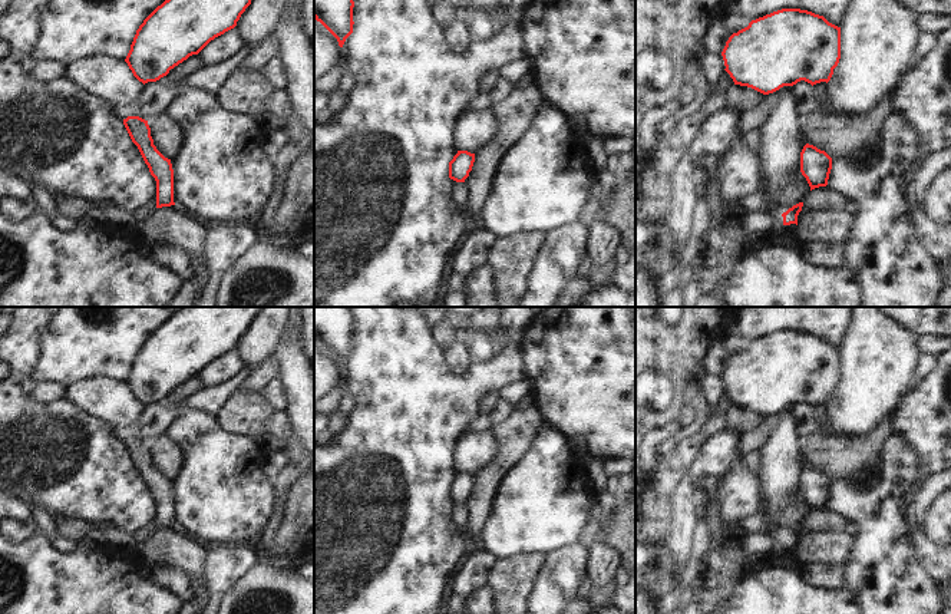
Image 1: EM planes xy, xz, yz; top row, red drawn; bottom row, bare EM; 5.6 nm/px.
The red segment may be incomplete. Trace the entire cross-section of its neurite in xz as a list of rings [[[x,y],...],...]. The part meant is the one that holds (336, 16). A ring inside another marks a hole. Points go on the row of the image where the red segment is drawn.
[[[314,0],[314,19],[320,22],[343,47],[353,33],[353,0]]]

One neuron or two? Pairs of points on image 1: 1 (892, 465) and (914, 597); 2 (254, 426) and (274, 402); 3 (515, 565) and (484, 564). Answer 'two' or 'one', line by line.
1: one
2: two
3: two

